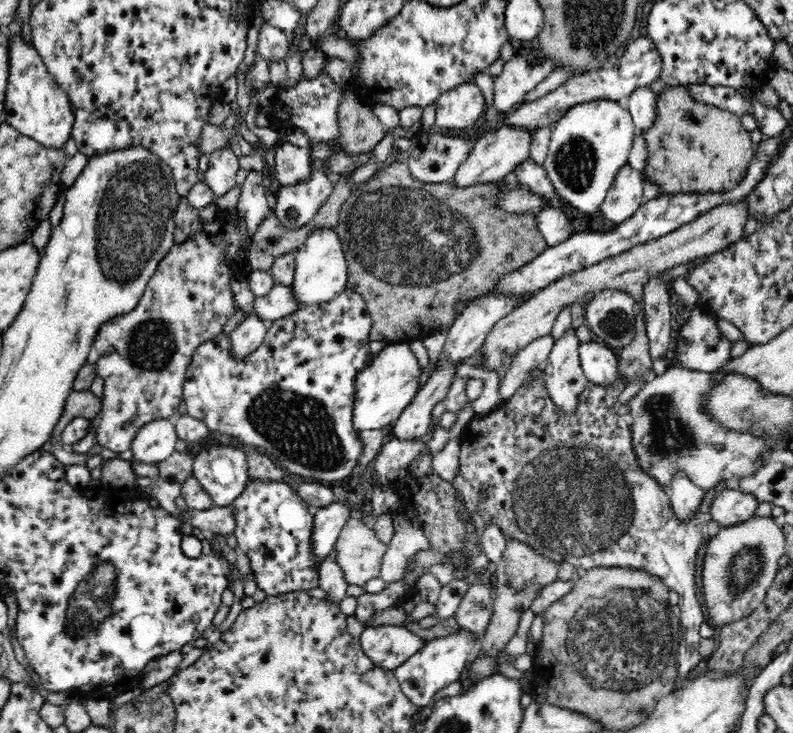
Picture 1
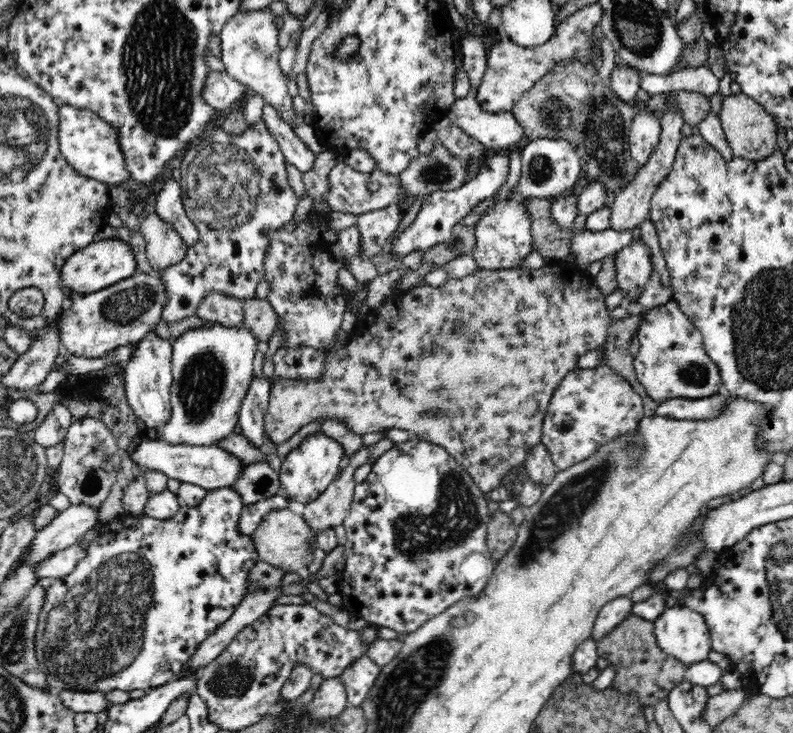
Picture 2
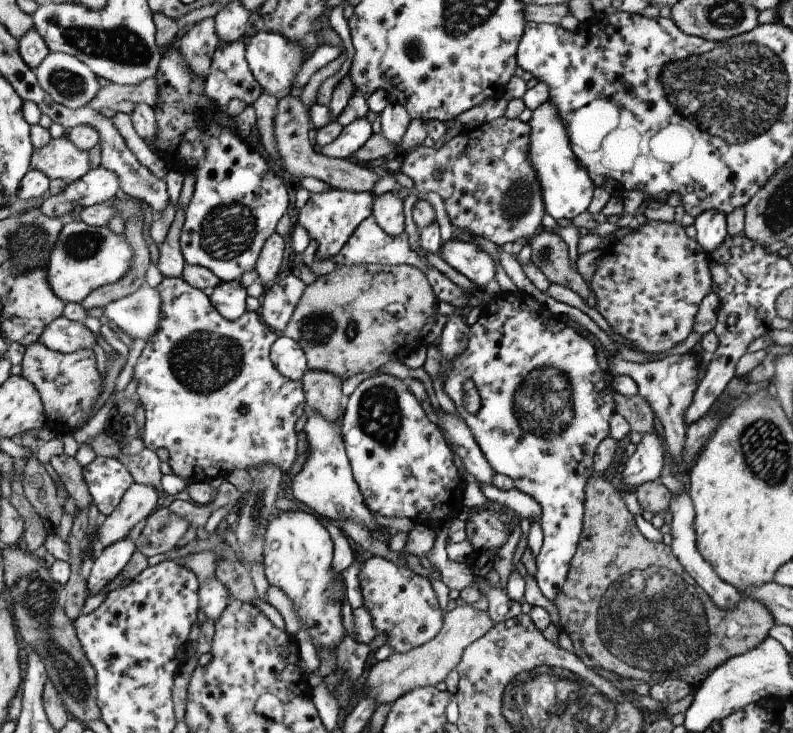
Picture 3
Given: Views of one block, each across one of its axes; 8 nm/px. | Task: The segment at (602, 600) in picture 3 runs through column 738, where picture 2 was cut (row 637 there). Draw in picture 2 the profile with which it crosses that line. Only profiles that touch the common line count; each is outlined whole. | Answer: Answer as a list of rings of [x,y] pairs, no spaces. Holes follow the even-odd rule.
[[[631,614],[596,644],[599,657],[607,659],[609,665],[616,667],[617,670],[610,687],[614,687],[618,693],[636,695],[636,701],[640,703],[642,710],[647,706],[655,706],[659,700],[667,697],[670,690],[678,682],[682,682],[687,668],[657,645],[654,631],[654,621]]]

